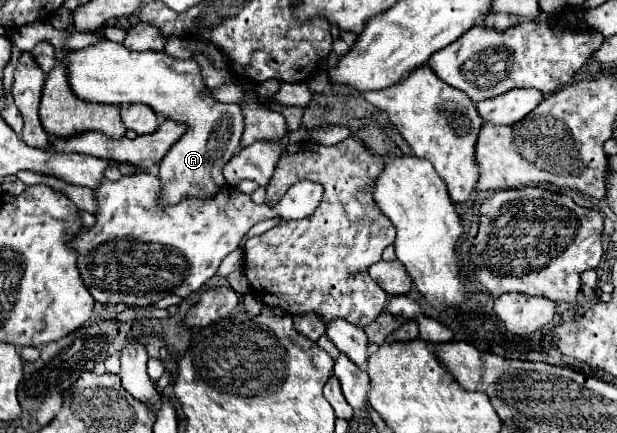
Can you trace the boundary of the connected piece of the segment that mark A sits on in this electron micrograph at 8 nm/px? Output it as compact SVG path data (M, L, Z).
M102 41L94 47L68 51L68 79L76 97L92 103L144 103L164 119L184 123L188 129L176 147L160 161L162 203L176 205L182 197L214 197L224 185L222 167L240 149L244 115L240 105L224 105L204 85L194 59L176 59L166 51L128 51L120 43Z

